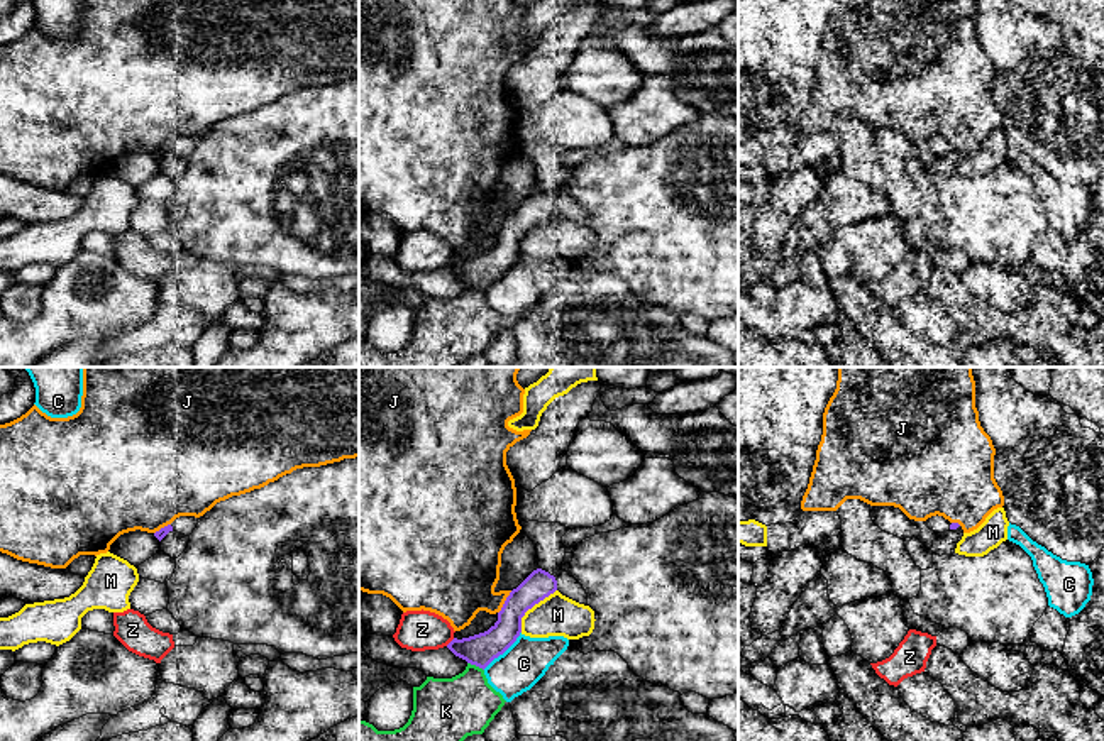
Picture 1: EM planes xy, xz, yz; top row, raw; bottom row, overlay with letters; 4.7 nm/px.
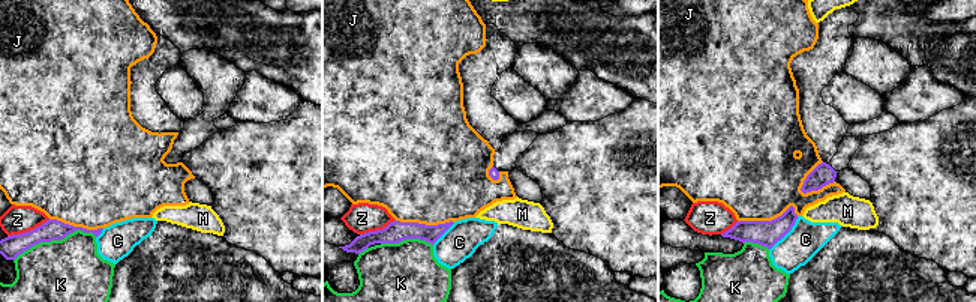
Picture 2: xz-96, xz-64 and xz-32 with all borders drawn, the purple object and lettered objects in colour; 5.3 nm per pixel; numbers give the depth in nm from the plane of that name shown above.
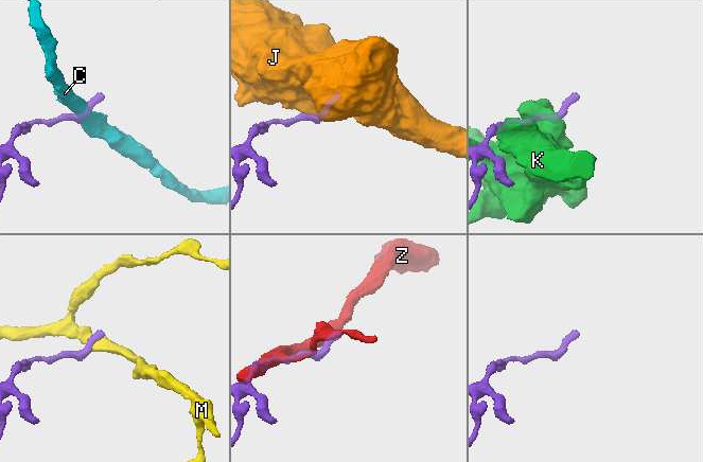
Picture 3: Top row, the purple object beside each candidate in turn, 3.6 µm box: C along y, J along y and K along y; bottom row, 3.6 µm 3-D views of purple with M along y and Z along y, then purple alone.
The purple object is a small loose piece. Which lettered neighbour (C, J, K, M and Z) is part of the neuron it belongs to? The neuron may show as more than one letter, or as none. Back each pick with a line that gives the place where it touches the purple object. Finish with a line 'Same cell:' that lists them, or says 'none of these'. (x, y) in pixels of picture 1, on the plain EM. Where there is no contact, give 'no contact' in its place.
Same cell: none of these

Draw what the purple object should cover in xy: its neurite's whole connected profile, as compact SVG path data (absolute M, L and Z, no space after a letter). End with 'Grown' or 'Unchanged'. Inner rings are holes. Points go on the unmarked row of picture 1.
M179 137L171 145L156 152L154 157L161 162L173 151L185 156L185 157L190 157L193 154L193 151L196 149L196 145L198 145L198 139L195 139L195 137Z. Grown

